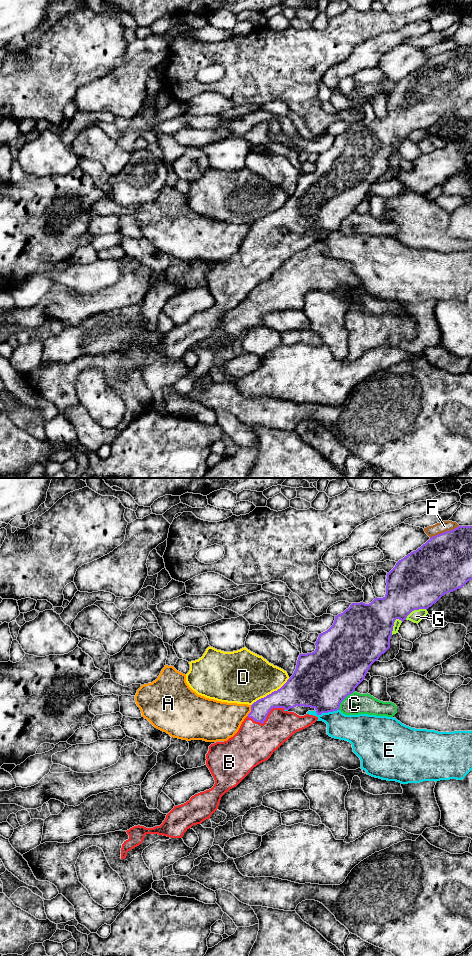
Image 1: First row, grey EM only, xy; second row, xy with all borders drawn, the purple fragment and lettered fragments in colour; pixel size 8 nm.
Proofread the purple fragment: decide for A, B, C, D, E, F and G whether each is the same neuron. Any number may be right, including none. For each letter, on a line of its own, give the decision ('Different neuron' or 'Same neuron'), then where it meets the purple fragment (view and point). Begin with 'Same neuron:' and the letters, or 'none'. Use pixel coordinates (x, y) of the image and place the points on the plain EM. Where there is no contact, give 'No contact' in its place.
Same neuron: B
A: Different neuron. Touches purple at xy (251, 230)
B: Same neuron. Touches purple at xy (266, 237)
C: Different neuron. Touches purple at xy (344, 218)
D: Different neuron. Touches purple at xy (271, 213)
E: Different neuron. Touches purple at xy (326, 232)
F: Different neuron. Touches purple at xy (444, 52)
G: Different neuron. Touches purple at xy (415, 129)

